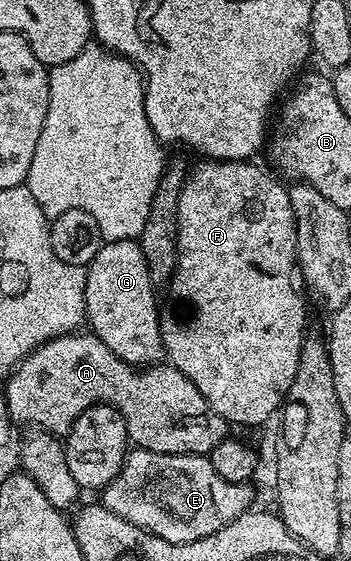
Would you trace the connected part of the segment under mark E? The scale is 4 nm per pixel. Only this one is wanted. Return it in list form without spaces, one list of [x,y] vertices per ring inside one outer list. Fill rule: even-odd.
[[[140,450],[140,452],[132,451],[128,455],[123,468],[120,469],[119,473],[113,477],[113,479],[107,483],[107,487],[102,489],[101,492],[101,503],[103,507],[107,508],[113,514],[117,514],[121,519],[127,521],[128,524],[136,526],[138,528],[148,528],[148,533],[161,536],[164,540],[167,540],[171,544],[188,544],[194,540],[200,540],[205,538],[209,534],[213,534],[217,530],[221,530],[229,522],[233,522],[237,517],[242,516],[244,512],[248,511],[252,507],[251,504],[251,487],[250,483],[234,484],[229,482],[225,478],[221,478],[213,470],[210,459],[203,454],[176,454],[170,456],[164,452],[149,452],[146,450]]]

